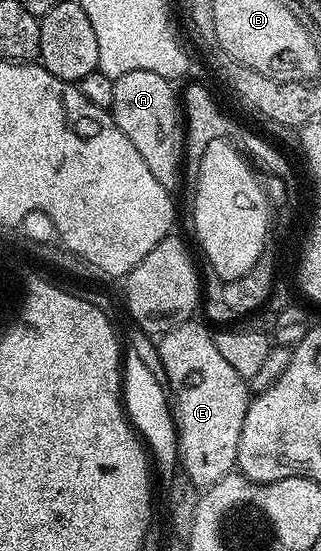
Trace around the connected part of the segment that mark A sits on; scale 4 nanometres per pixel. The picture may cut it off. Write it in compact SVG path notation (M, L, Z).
M135 71L126 73L114 81L114 101L110 108L112 119L130 137L130 145L142 153L146 169L158 177L170 193L182 182L185 167L185 121L182 118L182 103L173 84L158 73Z

